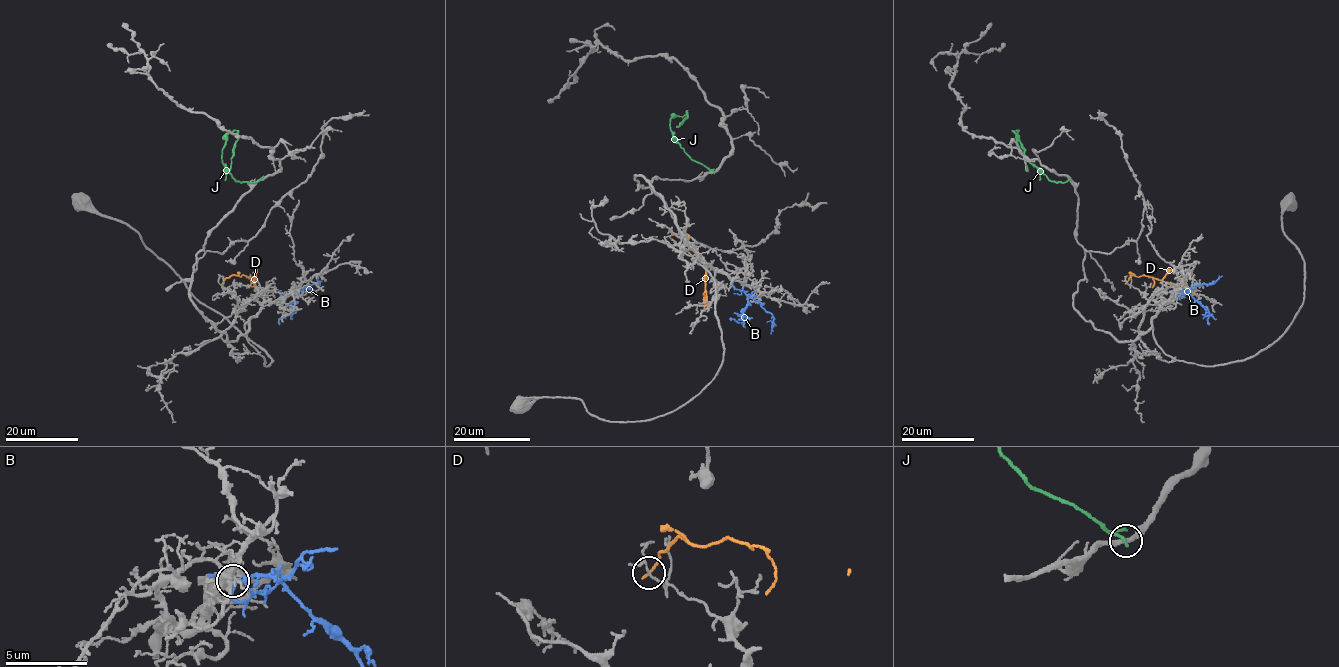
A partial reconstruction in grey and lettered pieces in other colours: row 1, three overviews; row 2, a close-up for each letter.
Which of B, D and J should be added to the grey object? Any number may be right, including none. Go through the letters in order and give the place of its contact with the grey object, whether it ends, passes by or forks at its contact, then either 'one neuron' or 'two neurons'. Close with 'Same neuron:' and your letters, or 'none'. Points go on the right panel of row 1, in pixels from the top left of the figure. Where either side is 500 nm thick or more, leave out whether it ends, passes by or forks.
B: contact (1177, 291); it passes by; one neuron
D: contact (1126, 282); it ends; two neurons
J: contact (1070, 179); it passes by; two neurons
Same neuron: B

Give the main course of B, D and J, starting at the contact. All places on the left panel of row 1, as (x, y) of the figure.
B: (291, 291), (295, 292), (290, 305), (291, 314), (281, 318), (279, 324)
D: (223, 282), (226, 278), (245, 275), (256, 279), (254, 285), (255, 269)
J: (263, 180), (236, 181), (223, 163), (225, 136), (236, 130), (238, 138), (228, 171)

